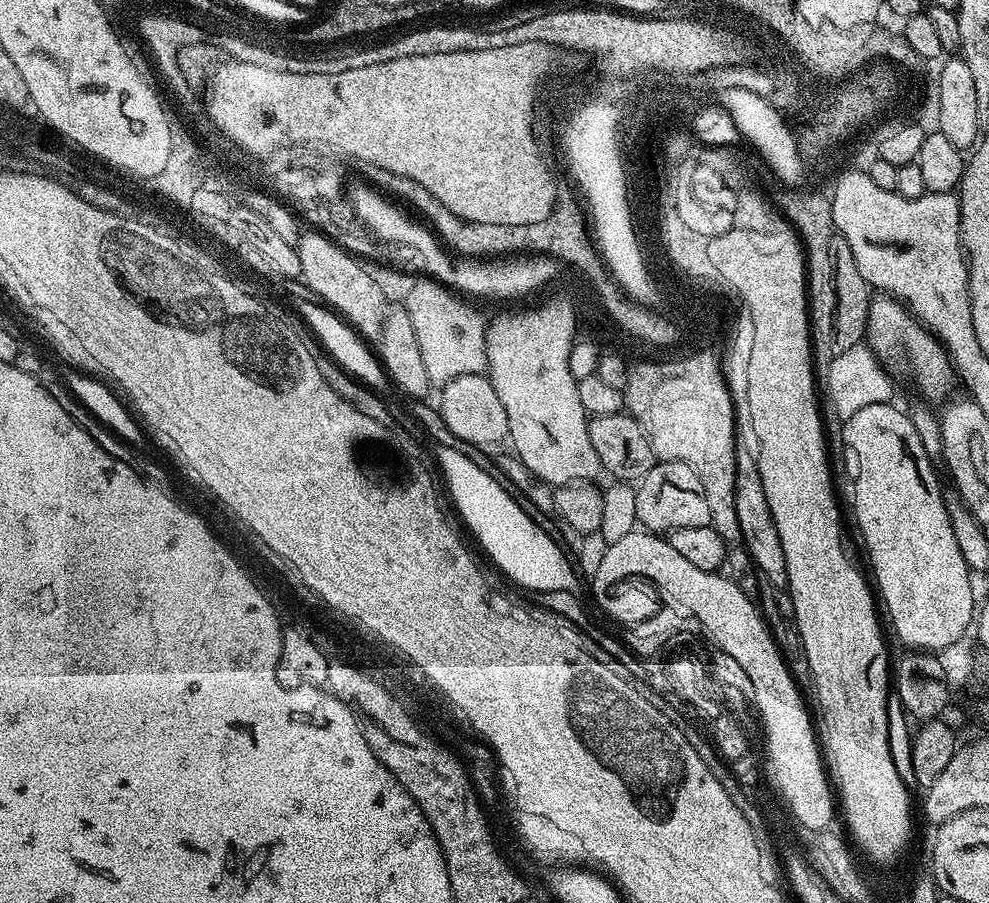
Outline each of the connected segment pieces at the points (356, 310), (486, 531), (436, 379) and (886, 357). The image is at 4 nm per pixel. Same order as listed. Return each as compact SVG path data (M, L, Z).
M317 230L301 231L294 247L300 263L299 279L304 280L305 286L313 292L311 295L339 313L361 337L379 337L386 313L384 292L376 285L375 278L363 268L364 264Z
M438 446L435 451L438 466L461 518L493 562L510 579L530 589L530 592L575 593L581 577L573 561L568 561L559 541L550 538L548 534L543 533L541 527L530 521L503 483L500 484L493 473L475 466L470 458L466 458L458 450Z
M416 278L404 296L402 307L408 312L418 340L419 353L426 366L431 383L442 386L448 380L462 374L481 374L487 369L488 359L484 353L485 317L476 313L472 304L467 304L463 295L439 280Z
M887 294L877 297L877 300L875 297L868 306L868 319L864 326L867 347L871 348L876 359L885 365L898 363L901 352L904 355L904 368L912 375L917 390L928 400L947 401L950 396L948 379L953 379L954 376L948 351L901 301Z

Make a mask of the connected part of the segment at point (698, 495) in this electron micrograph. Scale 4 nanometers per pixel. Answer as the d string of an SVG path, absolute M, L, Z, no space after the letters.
M665 460L652 465L652 469L640 477L635 485L636 519L641 529L653 534L667 534L690 526L709 526L710 506L706 502L706 490L698 482L698 474L682 462Z

